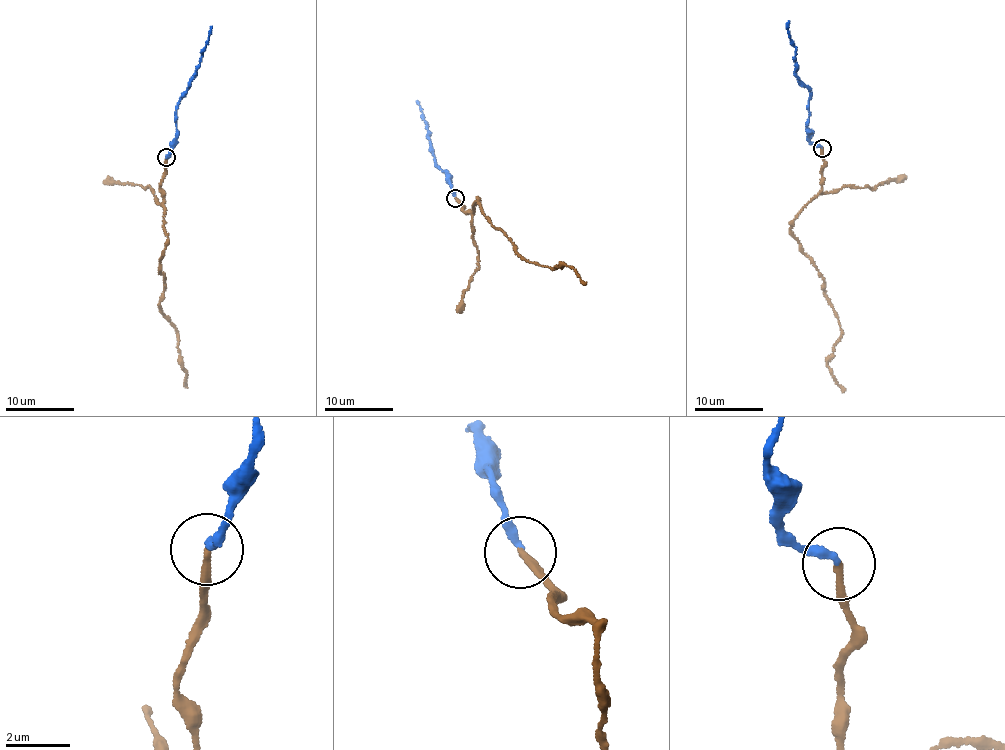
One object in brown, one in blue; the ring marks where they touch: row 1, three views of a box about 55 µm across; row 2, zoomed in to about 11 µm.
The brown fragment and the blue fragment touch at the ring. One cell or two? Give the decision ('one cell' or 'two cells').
one cell

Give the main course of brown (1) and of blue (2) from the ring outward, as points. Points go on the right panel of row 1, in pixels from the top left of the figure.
1: (821, 148), (821, 192), (793, 220), (790, 234), (822, 278), (833, 308), (841, 332), (828, 364), (844, 392)
2: (821, 148), (810, 141), (807, 127), (810, 89), (796, 75), (796, 46), (788, 30), (789, 21)

